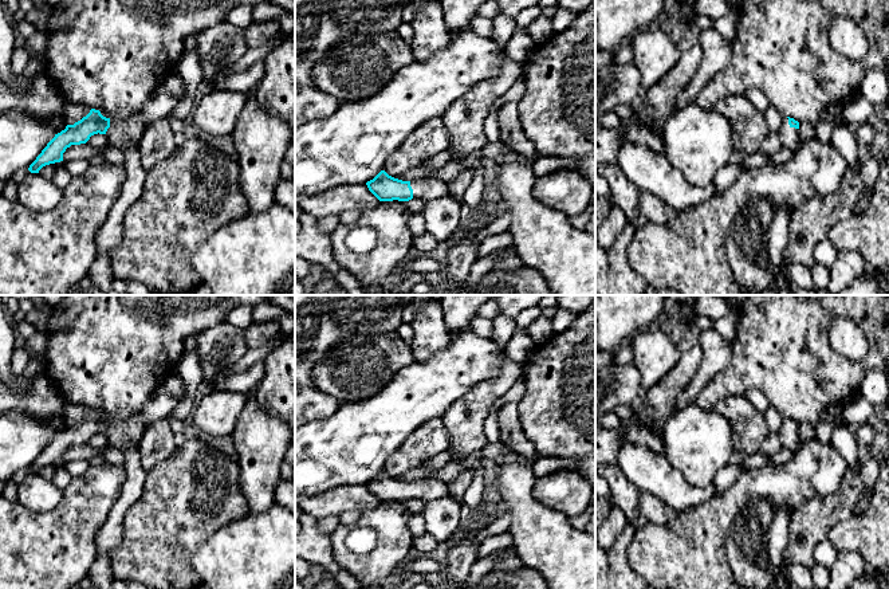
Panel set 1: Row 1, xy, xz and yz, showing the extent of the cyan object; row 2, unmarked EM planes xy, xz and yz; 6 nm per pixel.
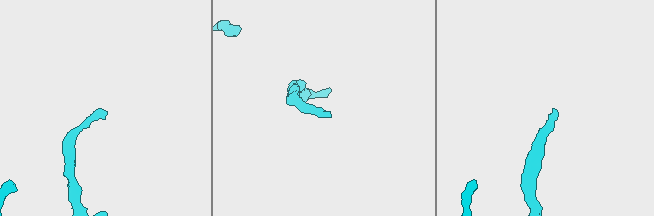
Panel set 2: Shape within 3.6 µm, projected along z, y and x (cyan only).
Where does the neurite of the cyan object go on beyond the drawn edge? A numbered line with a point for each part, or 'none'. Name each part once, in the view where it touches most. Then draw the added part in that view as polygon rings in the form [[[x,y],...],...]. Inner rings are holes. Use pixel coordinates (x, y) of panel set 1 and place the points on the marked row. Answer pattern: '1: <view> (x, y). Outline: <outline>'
1: yz (790, 136). Outline: [[[783,118],[782,127],[778,131],[782,145],[784,148],[790,148],[792,150],[796,150],[799,146],[799,129],[791,127],[788,125],[788,118]]]

